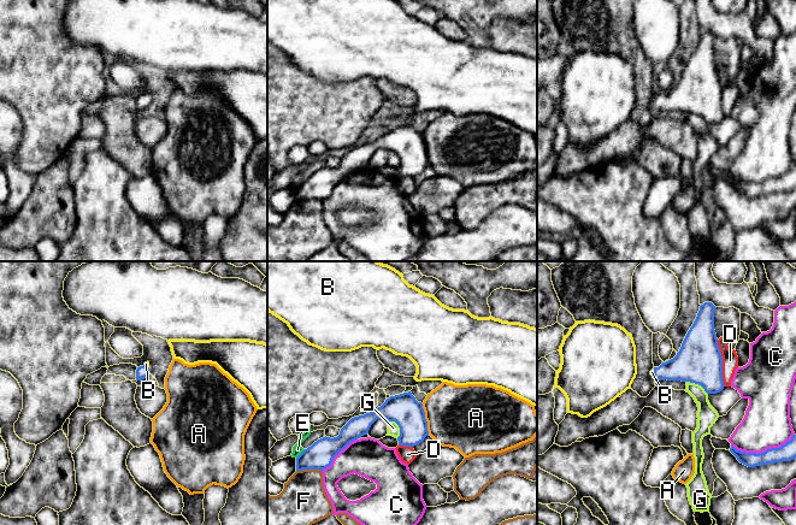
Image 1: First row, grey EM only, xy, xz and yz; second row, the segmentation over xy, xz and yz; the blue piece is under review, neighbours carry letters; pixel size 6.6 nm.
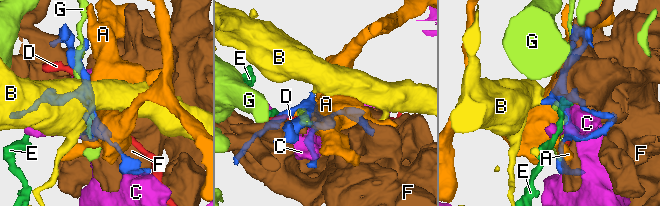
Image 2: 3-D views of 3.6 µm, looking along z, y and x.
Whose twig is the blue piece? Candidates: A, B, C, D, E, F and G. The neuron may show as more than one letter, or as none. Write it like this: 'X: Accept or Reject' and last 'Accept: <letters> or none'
A: Reject
B: Accept
C: Reject
D: Reject
E: Reject
F: Reject
G: Reject
Accept: B

